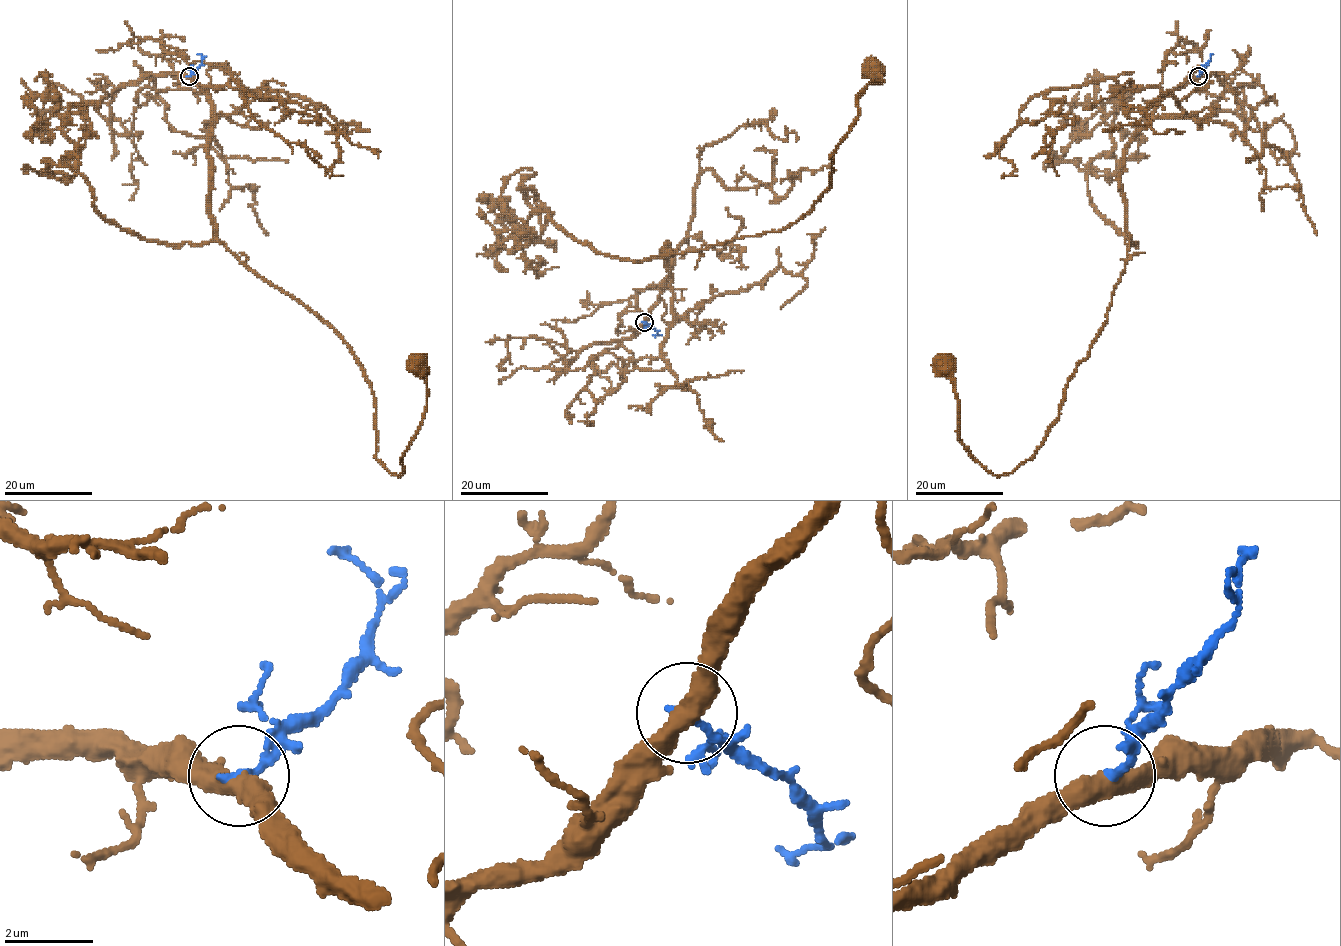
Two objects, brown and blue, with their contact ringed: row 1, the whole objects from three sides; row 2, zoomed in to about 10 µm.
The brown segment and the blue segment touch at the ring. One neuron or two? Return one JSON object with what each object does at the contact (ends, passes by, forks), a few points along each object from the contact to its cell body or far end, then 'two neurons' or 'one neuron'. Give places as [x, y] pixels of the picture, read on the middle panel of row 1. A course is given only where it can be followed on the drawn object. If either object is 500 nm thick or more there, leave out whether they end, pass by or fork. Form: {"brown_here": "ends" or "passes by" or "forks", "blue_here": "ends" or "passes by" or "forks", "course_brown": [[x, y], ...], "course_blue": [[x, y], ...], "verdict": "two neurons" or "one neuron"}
{"brown_here": "passes by", "blue_here": "ends", "course_brown": [[644, 322], [664, 244], [706, 250], [807, 213], [875, 73]], "course_blue": [[644, 322], [657, 332], [658, 336], [653, 336]], "verdict": "two neurons"}

